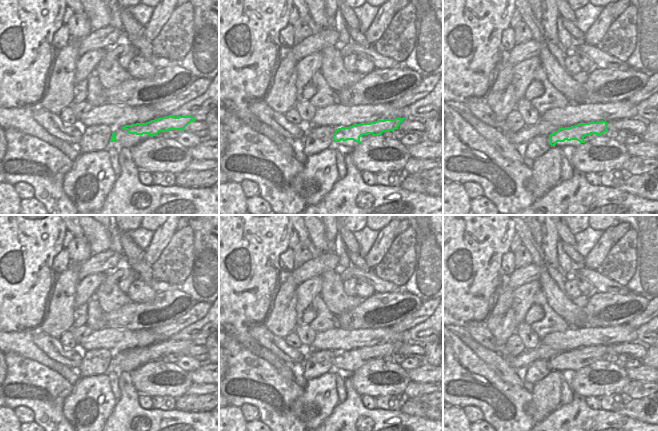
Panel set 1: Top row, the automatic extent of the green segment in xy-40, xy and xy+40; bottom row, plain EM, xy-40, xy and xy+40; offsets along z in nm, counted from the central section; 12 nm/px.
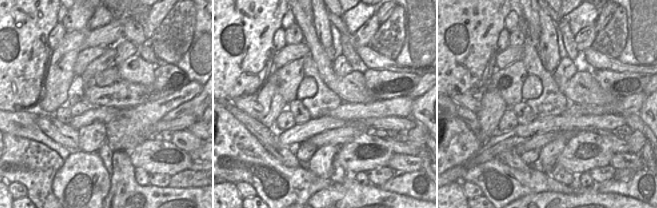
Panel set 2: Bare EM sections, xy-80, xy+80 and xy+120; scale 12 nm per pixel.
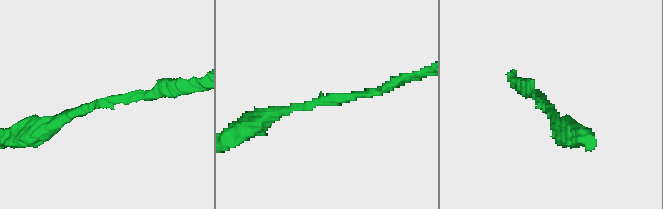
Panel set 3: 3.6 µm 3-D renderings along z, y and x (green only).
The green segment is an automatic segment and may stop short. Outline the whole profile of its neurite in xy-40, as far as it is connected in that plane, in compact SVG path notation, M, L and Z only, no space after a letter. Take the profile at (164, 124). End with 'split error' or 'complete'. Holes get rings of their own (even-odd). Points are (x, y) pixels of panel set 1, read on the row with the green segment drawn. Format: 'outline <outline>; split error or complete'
outline M165 116L155 120L151 120L146 123L136 123L131 125L125 125L121 127L123 130L127 130L129 134L143 135L148 134L153 137L159 132L168 132L169 130L181 130L191 122L195 122L195 118L192 116Z; complete

